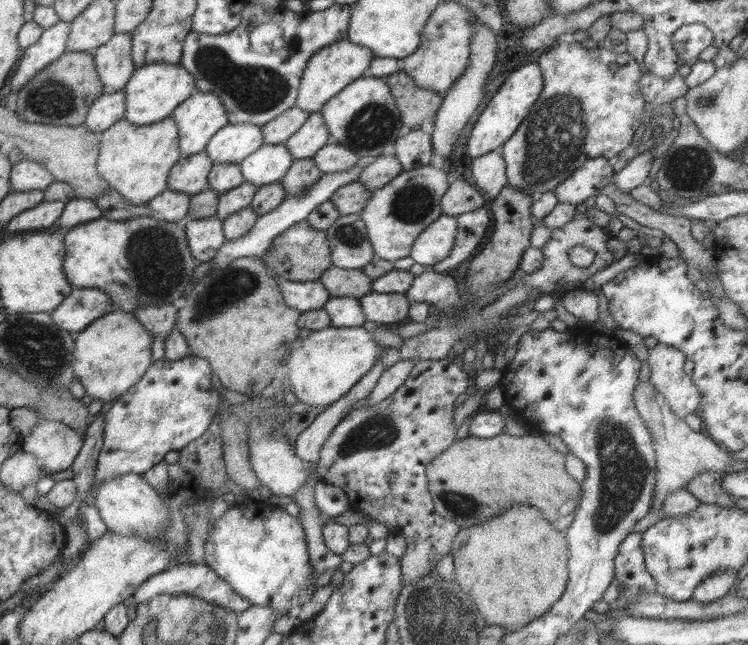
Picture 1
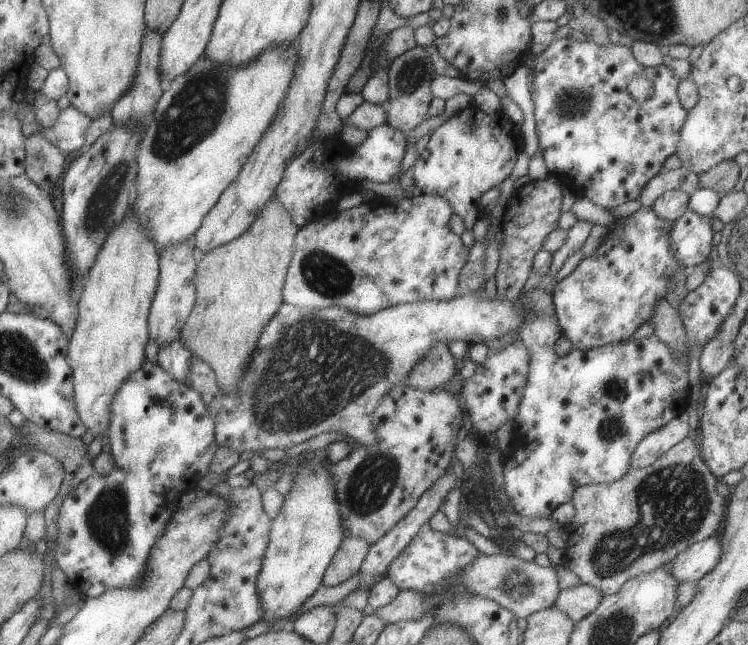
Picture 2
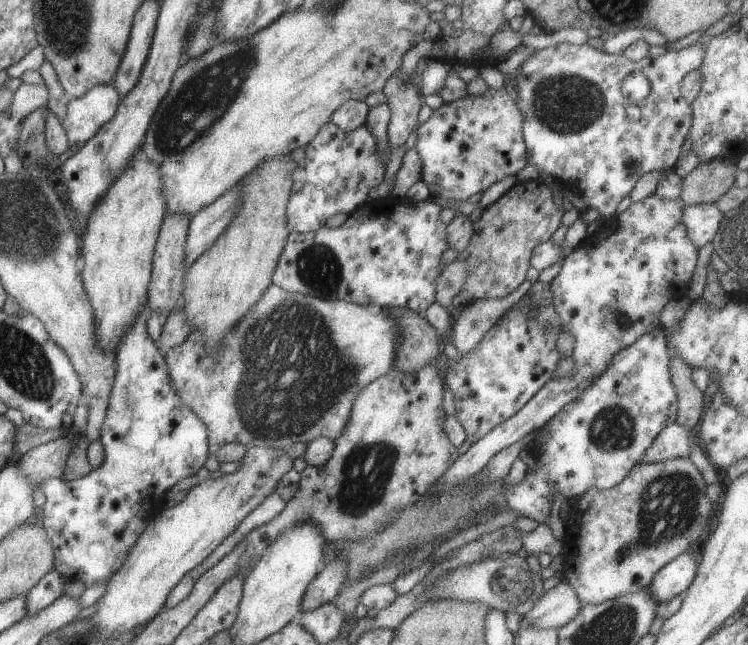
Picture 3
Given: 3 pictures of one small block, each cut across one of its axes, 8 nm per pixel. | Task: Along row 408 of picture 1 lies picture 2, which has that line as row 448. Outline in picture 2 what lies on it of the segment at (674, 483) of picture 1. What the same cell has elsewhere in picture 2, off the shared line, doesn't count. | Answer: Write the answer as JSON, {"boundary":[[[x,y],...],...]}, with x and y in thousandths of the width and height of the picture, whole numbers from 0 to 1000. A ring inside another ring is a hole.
{"boundary":[[[913,637],[908,645],[902,645],[894,651],[892,657],[868,670],[862,676],[846,702],[841,713],[841,726],[862,726],[872,719],[880,709],[898,695],[902,688],[914,682],[920,674],[920,642]]]}

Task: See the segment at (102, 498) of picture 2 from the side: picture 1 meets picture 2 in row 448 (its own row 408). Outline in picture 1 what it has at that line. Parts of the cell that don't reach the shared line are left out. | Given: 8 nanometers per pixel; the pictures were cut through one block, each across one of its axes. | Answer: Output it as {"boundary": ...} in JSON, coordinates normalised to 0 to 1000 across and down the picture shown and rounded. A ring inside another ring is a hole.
{"boundary":[[[258,549],[227,560],[221,555],[205,558],[189,586],[178,598],[160,611],[139,633],[136,695],[130,705],[130,729],[124,741],[124,757],[118,760],[110,775],[111,783],[122,784],[128,771],[128,760],[138,746],[164,735],[189,736],[203,722],[218,713],[218,705],[226,699],[242,699],[247,691],[267,679],[279,664],[289,645],[290,629],[297,605],[283,580],[279,563],[273,555]]]}

